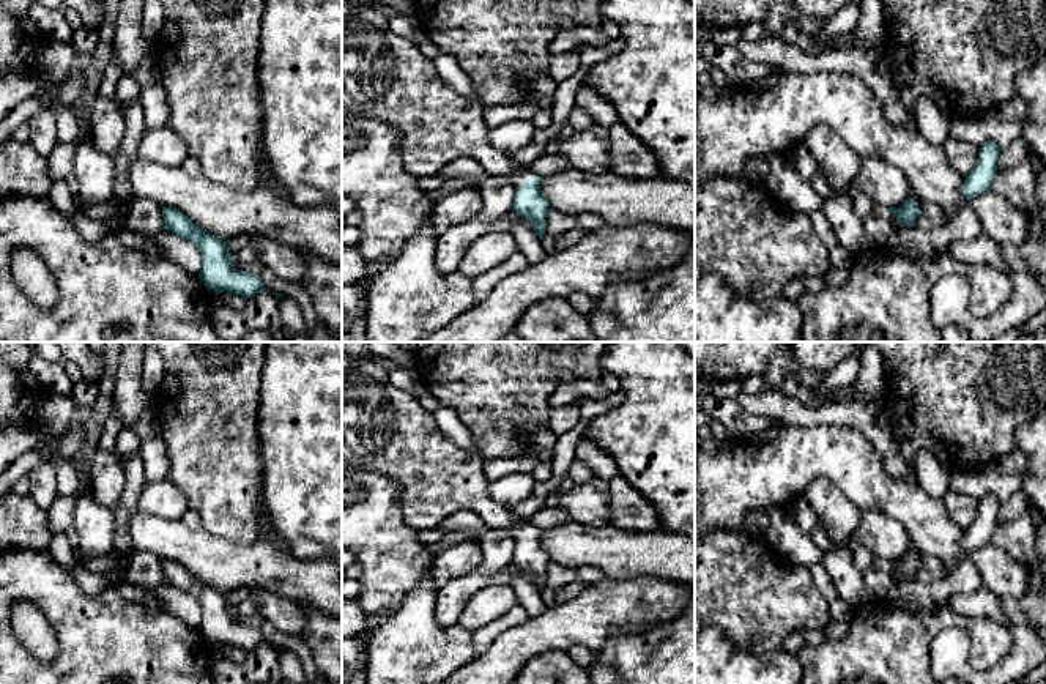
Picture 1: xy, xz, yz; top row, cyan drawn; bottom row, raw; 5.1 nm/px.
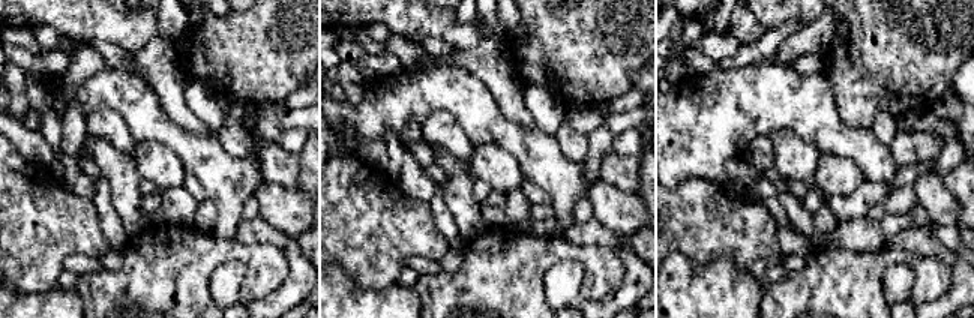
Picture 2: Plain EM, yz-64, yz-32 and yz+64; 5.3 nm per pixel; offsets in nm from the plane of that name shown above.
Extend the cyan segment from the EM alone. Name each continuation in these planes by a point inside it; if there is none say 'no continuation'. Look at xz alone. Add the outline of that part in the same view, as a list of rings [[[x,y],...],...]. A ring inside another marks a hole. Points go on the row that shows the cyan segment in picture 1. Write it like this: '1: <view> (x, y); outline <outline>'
1: xz (385, 78); outline [[[342,2],[342,118],[358,117],[394,125],[403,136],[402,159],[416,178],[433,177],[457,158],[476,159],[487,175],[504,175],[517,188],[531,178],[532,170],[515,170],[512,159],[488,140],[484,102],[469,99],[454,90],[413,41],[394,33],[388,25],[389,11],[378,5]]]

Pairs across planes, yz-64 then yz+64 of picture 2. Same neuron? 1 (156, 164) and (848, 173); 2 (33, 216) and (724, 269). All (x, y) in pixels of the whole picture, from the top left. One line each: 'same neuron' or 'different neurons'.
1: same neuron
2: different neurons

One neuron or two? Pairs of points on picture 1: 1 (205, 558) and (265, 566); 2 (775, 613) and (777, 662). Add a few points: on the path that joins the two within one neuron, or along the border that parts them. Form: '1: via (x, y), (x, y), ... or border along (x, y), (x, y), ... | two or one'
1: via (219, 560), (251, 560) | one
2: border along (778, 646), (761, 653), (739, 648) | two

